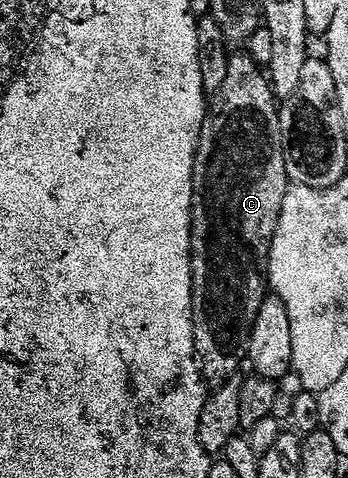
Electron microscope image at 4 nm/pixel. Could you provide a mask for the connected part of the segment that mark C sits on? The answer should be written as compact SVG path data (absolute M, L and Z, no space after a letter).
M233 53L228 60L228 67L226 68L226 81L222 84L222 88L218 91L215 91L213 100L211 99L210 105L207 107L206 113L204 115L204 127L200 129L200 146L196 149L196 167L194 168L194 192L192 193L192 322L196 326L196 349L198 351L199 361L202 363L202 373L204 375L204 381L209 387L217 388L229 377L235 375L237 371L240 370L240 358L242 362L242 351L246 346L246 332L251 332L254 328L254 320L258 320L258 312L262 308L266 297L266 291L269 289L268 284L268 257L270 256L270 248L272 247L272 241L274 236L278 232L278 220L282 216L282 204L286 200L286 192L290 188L290 181L288 182L288 162L284 159L284 134L280 131L280 126L282 127L282 114L278 109L276 111L276 105L278 105L277 96L272 89L272 83L266 77L265 71L262 69L260 71L260 66L251 58L248 54L236 54Z

